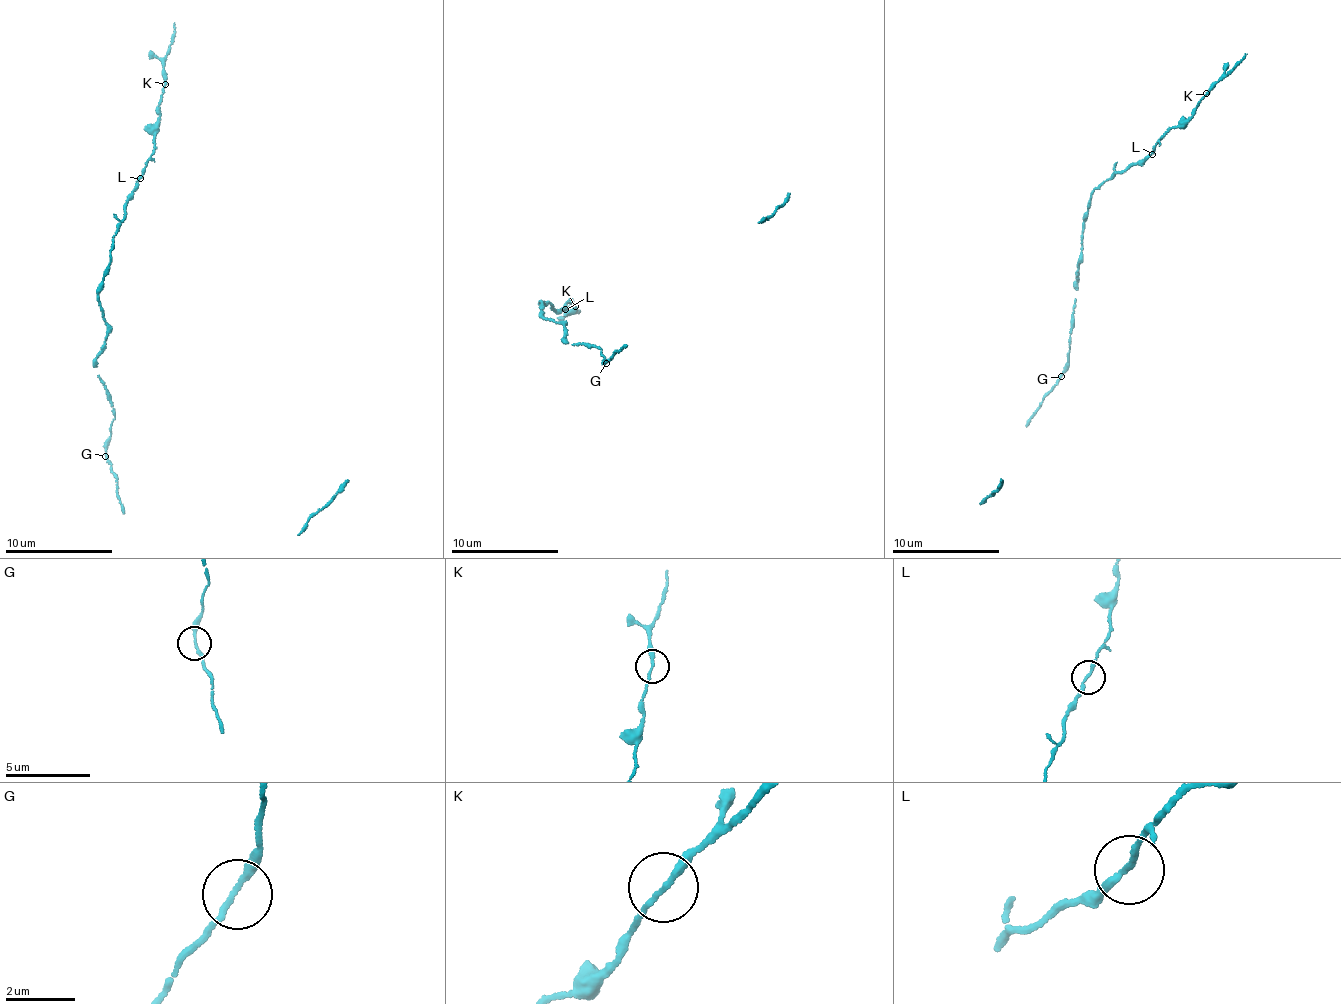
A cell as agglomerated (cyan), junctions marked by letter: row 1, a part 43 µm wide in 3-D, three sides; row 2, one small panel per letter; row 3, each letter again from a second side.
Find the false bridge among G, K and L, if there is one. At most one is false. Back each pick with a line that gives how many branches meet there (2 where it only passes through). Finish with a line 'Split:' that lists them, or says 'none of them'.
Split: none of them

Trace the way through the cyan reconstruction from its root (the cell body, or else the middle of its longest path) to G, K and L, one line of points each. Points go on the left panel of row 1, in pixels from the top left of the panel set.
G: (100, 377), (107, 391), (107, 401), (113, 408), (105, 456)
K: (100, 377), (97, 355), (106, 324), (98, 285), (111, 261), (113, 242), (128, 199), (154, 145), (164, 84)
L: (100, 377), (97, 355), (106, 324), (98, 285), (111, 261), (113, 242), (128, 199), (140, 178)

